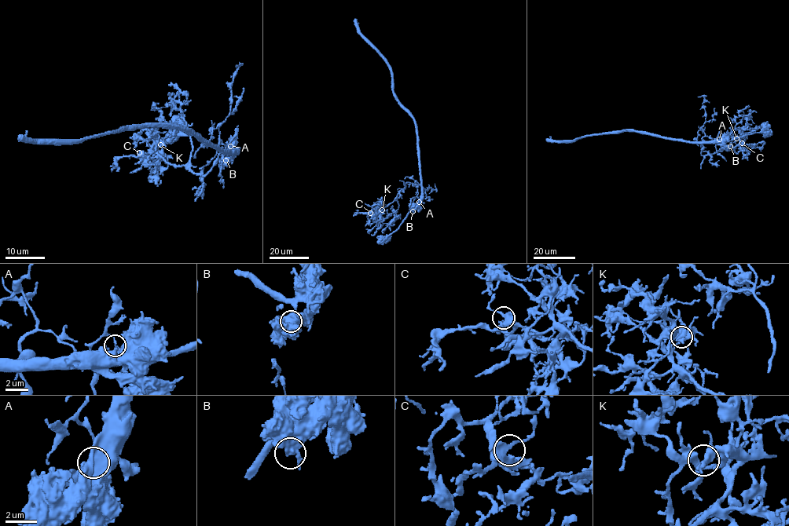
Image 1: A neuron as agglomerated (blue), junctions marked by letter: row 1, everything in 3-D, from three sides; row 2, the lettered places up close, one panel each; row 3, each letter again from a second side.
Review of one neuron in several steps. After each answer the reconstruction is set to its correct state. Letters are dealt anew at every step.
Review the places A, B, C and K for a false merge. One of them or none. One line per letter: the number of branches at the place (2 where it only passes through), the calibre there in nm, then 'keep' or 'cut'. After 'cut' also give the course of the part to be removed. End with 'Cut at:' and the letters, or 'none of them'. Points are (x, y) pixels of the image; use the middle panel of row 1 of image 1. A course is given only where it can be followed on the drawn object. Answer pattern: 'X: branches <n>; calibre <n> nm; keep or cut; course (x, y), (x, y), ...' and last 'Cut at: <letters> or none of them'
A: branches 2; calibre 340 nm; cut; course (418, 202), (416, 184), (411, 182), (379, 212), (380, 202), (370, 211)
B: branches 2; calibre 400 nm; keep
C: branches 2; calibre 320 nm; keep
K: branches 2; calibre 280 nm; keep
Cut at: A

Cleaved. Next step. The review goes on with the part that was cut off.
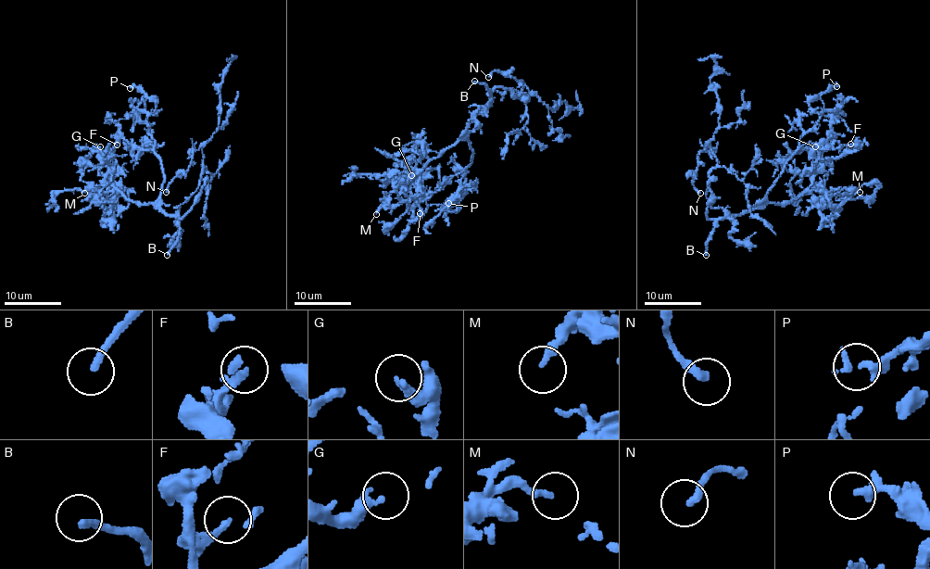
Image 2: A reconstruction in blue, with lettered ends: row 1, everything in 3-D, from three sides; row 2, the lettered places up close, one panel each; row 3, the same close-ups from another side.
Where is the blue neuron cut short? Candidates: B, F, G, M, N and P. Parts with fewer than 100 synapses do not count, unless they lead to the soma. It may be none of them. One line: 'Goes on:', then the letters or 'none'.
Goes on: B

